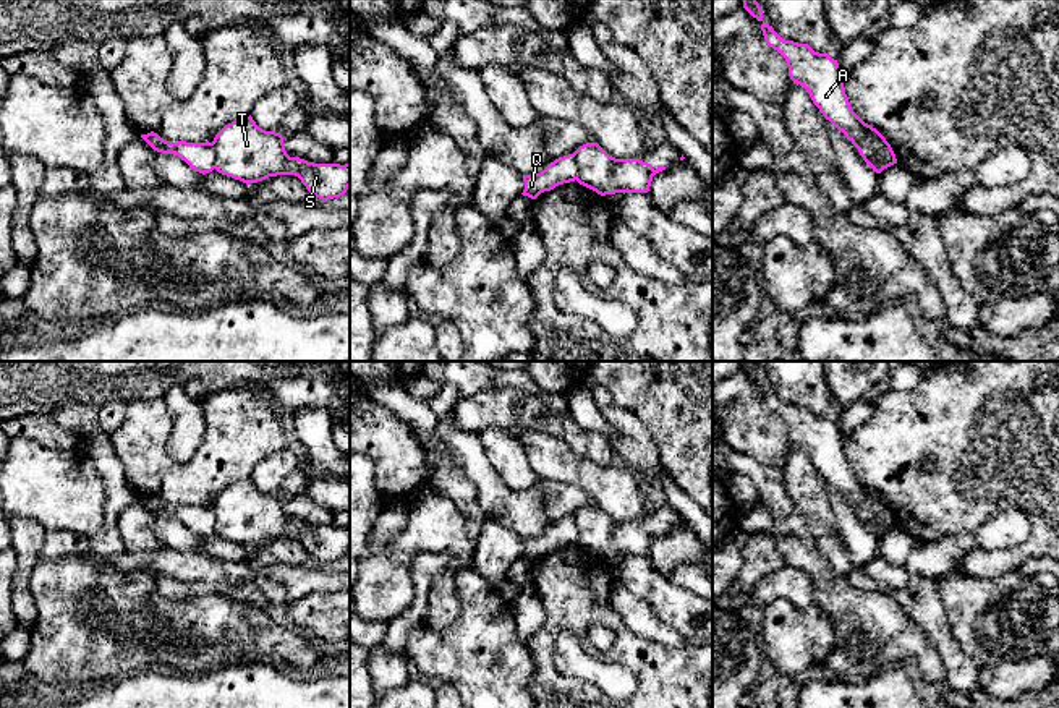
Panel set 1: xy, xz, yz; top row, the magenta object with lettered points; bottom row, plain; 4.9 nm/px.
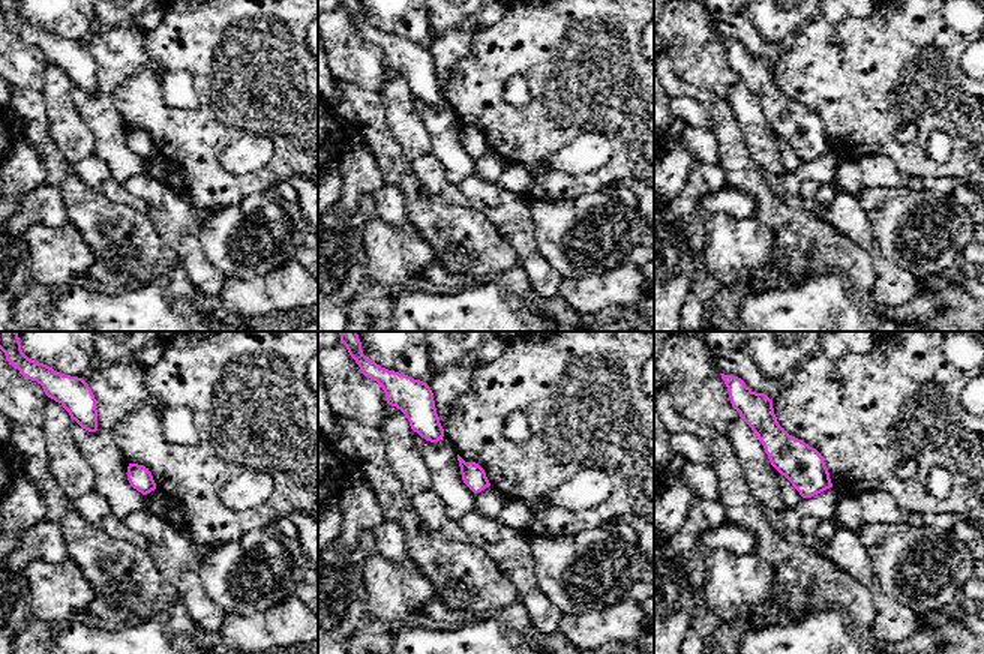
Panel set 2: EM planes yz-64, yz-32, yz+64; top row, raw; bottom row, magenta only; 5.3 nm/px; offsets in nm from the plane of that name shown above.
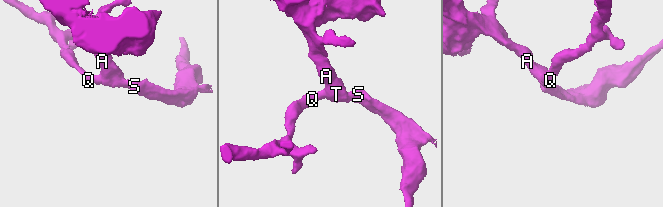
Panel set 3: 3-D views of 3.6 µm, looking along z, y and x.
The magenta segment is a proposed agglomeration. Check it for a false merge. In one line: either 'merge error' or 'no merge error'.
merge error

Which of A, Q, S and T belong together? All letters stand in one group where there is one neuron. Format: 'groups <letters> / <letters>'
groups A S T / Q

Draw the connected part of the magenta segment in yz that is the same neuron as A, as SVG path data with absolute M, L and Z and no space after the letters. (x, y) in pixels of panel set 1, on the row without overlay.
M743 361L743 371L763 386L764 403L785 421L790 442L808 454L824 481L845 497L866 528L881 536L884 528L878 517L882 512L889 512L891 527L897 527L886 501L852 473L837 423L827 416L814 415L808 407L782 402L772 389L763 384L763 373L756 361Z

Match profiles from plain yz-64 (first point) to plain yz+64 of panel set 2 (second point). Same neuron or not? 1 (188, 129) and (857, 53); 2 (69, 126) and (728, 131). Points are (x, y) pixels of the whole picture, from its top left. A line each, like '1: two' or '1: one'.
1: one
2: two

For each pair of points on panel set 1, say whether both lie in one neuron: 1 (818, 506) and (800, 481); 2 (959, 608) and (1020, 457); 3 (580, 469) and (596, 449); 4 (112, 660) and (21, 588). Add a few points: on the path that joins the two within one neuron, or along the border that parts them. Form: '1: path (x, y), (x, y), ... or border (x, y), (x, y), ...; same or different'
1: path (812, 499), (807, 488); same
2: border (952, 571), (983, 577), (998, 577), (1009, 572); different
3: border (556, 438), (601, 465), (616, 462); different
4: border (41, 559), (29, 579), (36, 609), (29, 631); different

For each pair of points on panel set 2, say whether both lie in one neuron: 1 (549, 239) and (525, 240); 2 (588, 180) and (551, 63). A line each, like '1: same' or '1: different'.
1: different
2: same

